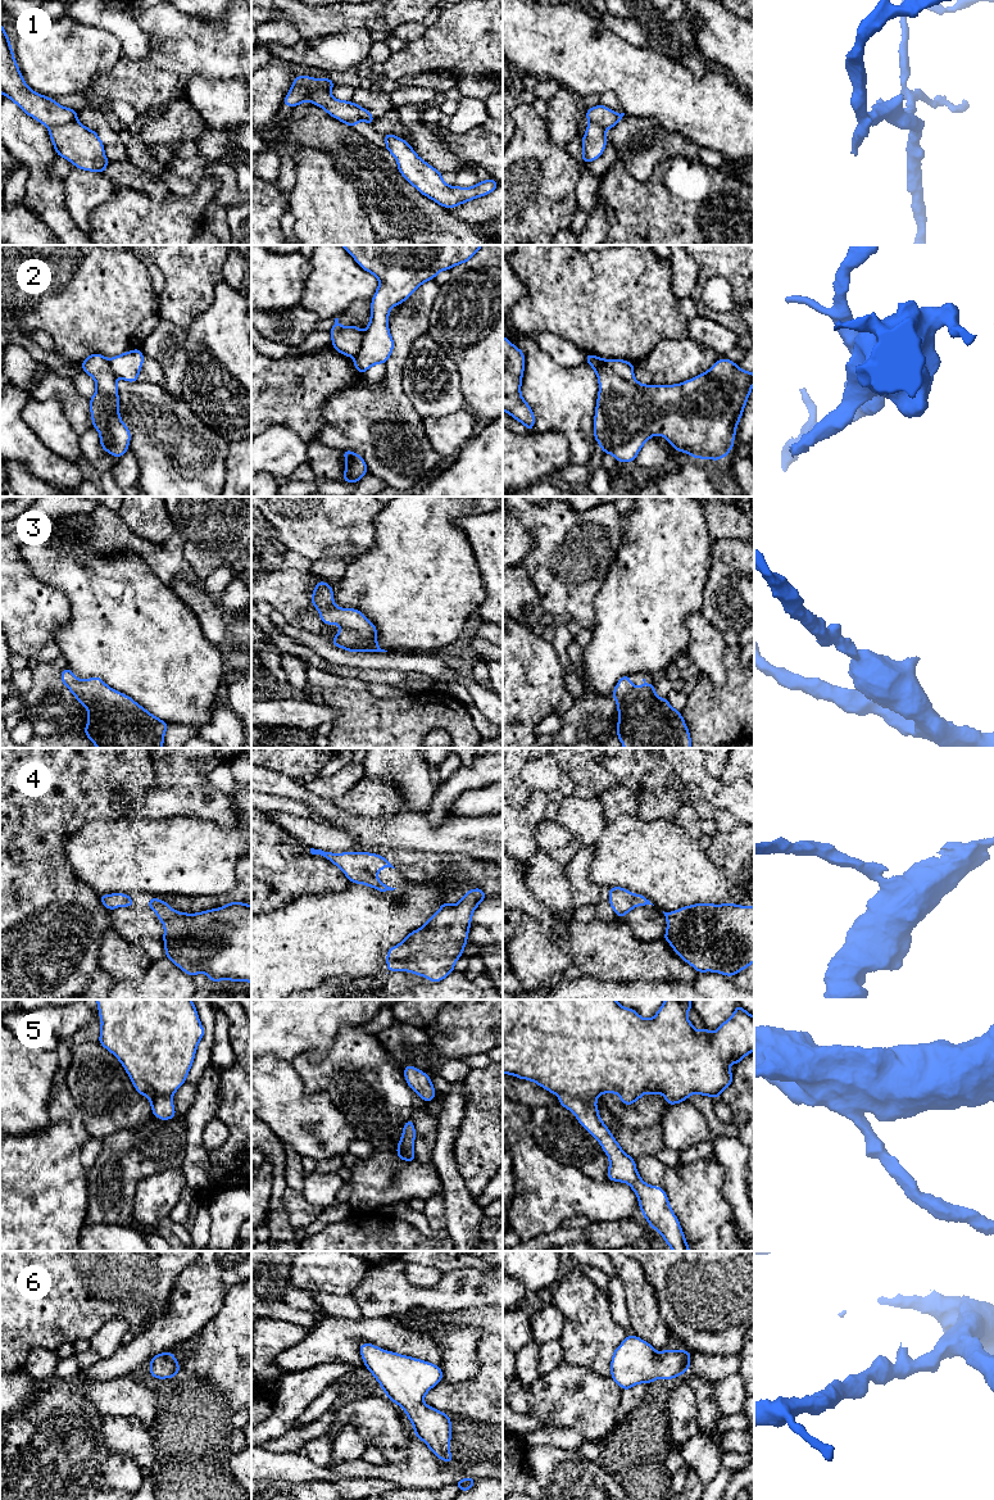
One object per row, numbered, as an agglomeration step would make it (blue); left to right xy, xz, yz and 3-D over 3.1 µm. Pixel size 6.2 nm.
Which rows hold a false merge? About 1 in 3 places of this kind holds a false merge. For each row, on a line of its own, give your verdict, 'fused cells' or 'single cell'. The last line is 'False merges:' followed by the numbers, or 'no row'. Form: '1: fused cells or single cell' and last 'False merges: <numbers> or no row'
1: fused cells
2: fused cells
3: single cell
4: single cell
5: single cell
6: single cell
False merges: 1, 2

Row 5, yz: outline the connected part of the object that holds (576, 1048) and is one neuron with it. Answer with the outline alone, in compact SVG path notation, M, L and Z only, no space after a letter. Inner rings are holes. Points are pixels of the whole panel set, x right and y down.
M503 1000L503 1073L516 1075L519 1079L532 1080L559 1097L559 1105L576 1115L578 1123L599 1141L602 1148L608 1155L608 1180L623 1182L631 1186L632 1191L637 1195L640 1211L648 1220L649 1225L662 1234L673 1251L690 1251L690 1249L680 1227L680 1222L668 1204L667 1193L661 1187L649 1186L640 1178L636 1170L635 1159L622 1151L609 1128L602 1121L595 1102L602 1093L617 1093L623 1105L632 1105L636 1100L640 1100L645 1092L649 1095L662 1093L670 1106L686 1101L693 1093L713 1098L720 1097L721 1092L729 1088L734 1079L734 1074L730 1071L729 1065L734 1062L736 1066L741 1059L754 1051L754 1016L745 1011L740 1005L736 1005L734 1015L722 1023L716 1032L711 1033L705 1027L700 1030L694 1029L687 1019L687 1011L690 1009L693 1009L691 1000L666 1000L654 1018L644 1019L635 1010L621 1006L616 1000Z

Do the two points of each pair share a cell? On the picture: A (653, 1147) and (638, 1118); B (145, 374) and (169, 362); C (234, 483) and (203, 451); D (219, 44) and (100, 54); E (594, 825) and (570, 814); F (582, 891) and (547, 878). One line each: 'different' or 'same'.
A: different
B: different
C: different
D: different
E: same
F: different

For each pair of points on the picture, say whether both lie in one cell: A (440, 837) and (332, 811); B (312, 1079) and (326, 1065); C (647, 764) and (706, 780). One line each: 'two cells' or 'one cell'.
A: one cell
B: one cell
C: two cells

